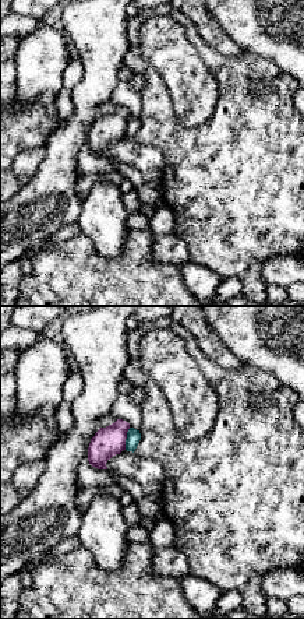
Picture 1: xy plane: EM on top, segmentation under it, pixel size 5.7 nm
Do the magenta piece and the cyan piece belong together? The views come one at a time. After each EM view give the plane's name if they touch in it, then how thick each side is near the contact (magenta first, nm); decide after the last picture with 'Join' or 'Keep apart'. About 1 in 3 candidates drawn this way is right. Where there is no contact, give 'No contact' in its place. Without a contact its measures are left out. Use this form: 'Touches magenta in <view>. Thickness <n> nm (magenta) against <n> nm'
Touches magenta in xy. Thickness 170 nm (magenta) against 80 nm

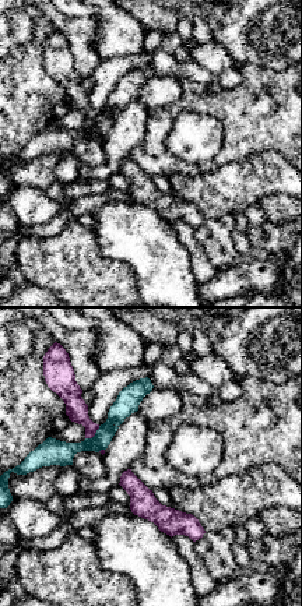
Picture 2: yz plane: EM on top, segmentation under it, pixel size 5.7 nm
Touches magenta in yz. Thickness 130 nm (magenta) against 140 nm

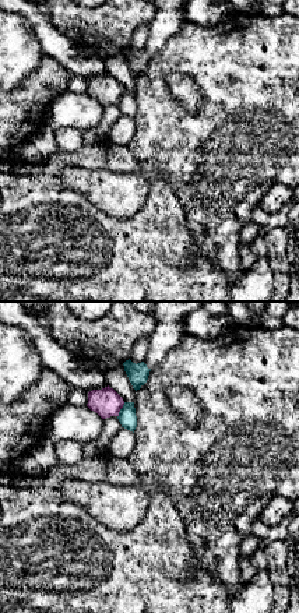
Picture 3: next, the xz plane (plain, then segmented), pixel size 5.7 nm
Touches magenta in xz. Thickness 170 nm (magenta) against 100 nm

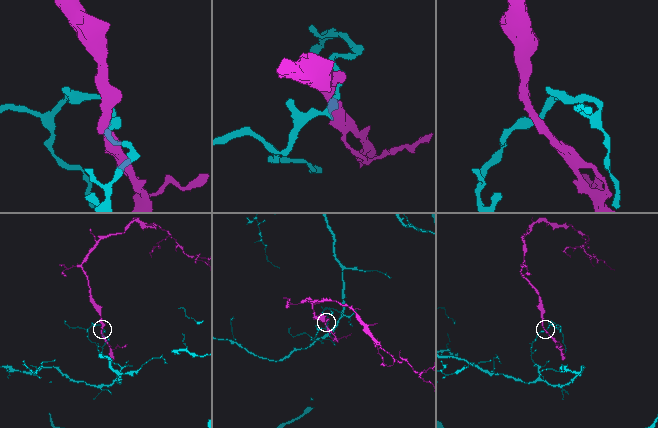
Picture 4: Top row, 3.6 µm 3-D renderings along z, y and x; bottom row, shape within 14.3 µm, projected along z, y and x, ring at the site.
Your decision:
Keep apart

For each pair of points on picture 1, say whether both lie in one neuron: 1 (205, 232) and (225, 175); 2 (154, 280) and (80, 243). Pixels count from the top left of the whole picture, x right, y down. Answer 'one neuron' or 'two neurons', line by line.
1: one neuron
2: one neuron

